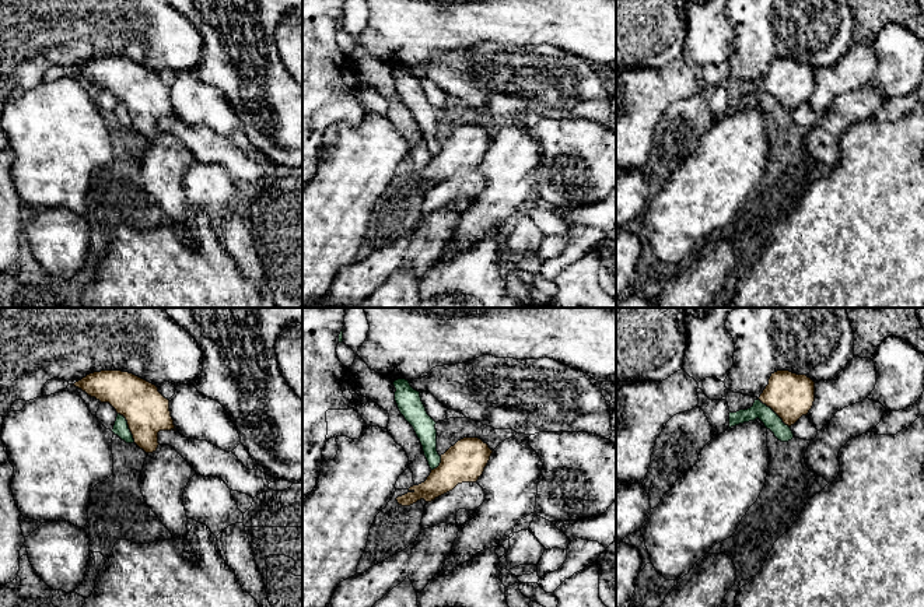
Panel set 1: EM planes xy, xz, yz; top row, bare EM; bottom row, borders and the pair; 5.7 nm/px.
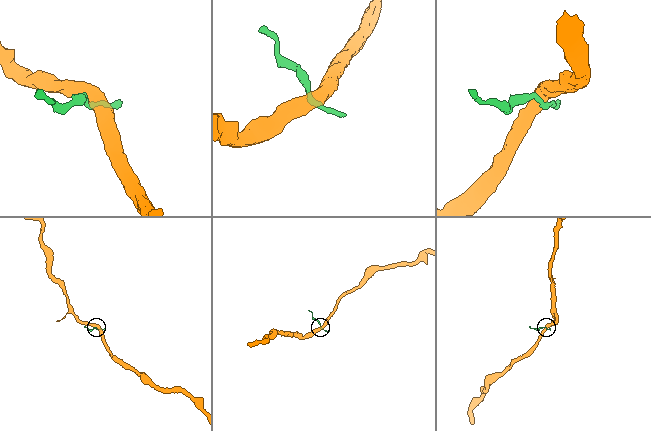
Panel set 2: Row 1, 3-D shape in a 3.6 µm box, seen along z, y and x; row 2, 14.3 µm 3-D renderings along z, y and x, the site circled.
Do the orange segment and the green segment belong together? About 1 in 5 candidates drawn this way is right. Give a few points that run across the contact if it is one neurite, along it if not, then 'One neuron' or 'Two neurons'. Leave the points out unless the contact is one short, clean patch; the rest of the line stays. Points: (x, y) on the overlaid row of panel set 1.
Line: yz (758, 399), (788, 427). Two neurons

